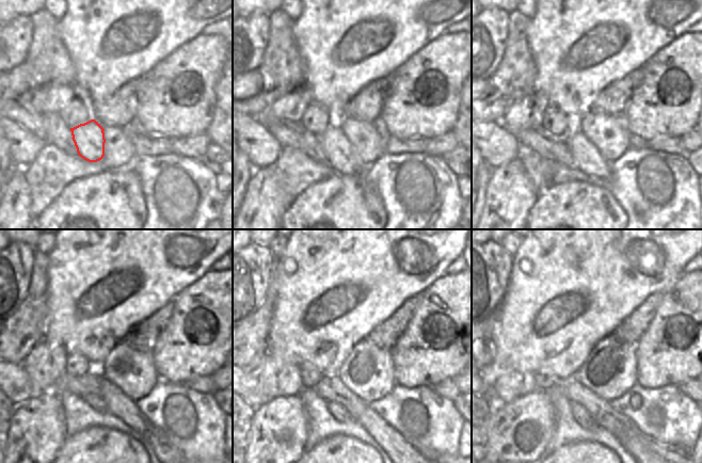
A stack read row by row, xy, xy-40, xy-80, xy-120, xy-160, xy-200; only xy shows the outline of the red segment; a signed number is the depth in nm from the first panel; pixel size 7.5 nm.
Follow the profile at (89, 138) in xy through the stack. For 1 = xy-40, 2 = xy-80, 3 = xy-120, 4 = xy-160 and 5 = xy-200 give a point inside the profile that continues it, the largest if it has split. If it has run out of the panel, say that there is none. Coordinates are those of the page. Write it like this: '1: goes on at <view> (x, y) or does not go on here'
1: goes on at xy-40 (342, 157)
2: goes on at xy-80 (589, 160)
3: goes on at xy-120 (118, 403)
4: goes on at xy-160 (395, 445)
5: goes on at xy-200 (632, 445)

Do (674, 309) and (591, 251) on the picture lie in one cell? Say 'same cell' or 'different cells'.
different cells

